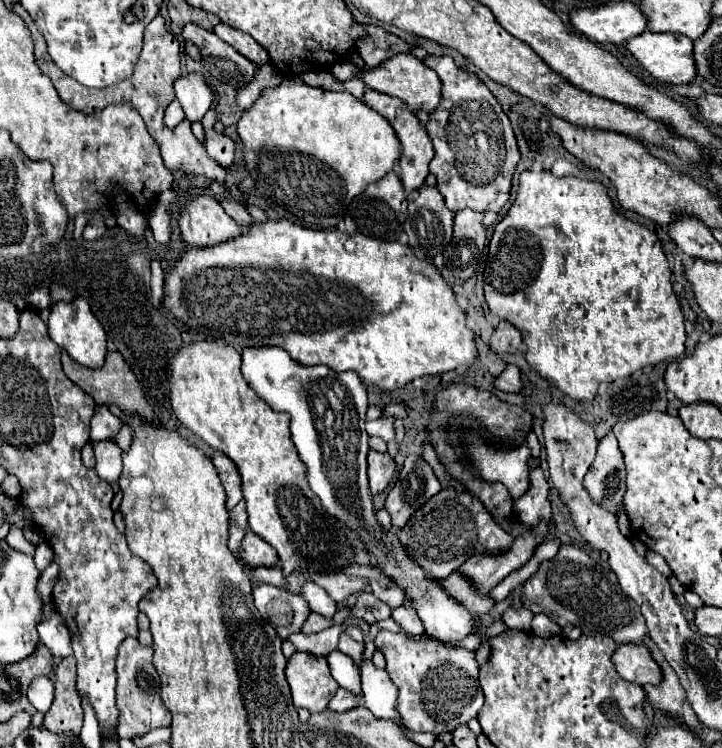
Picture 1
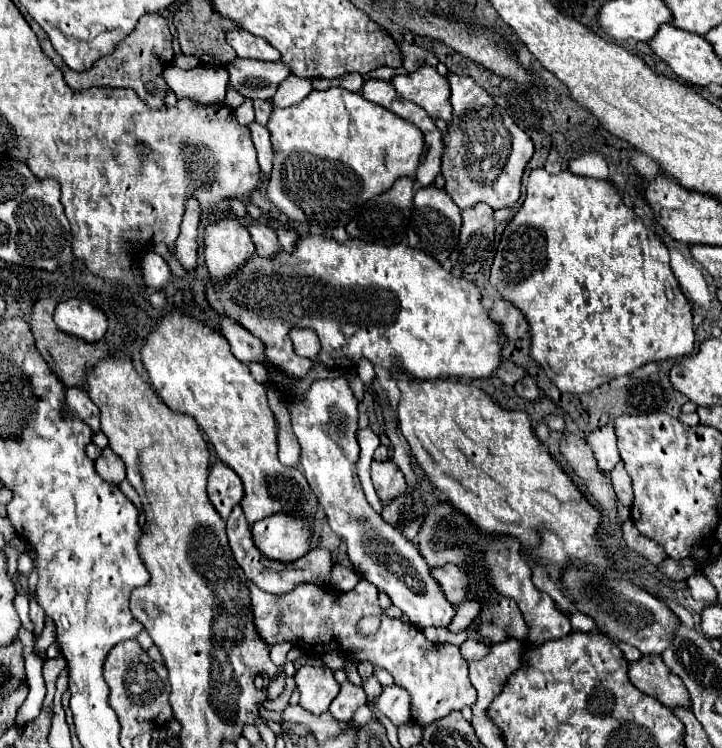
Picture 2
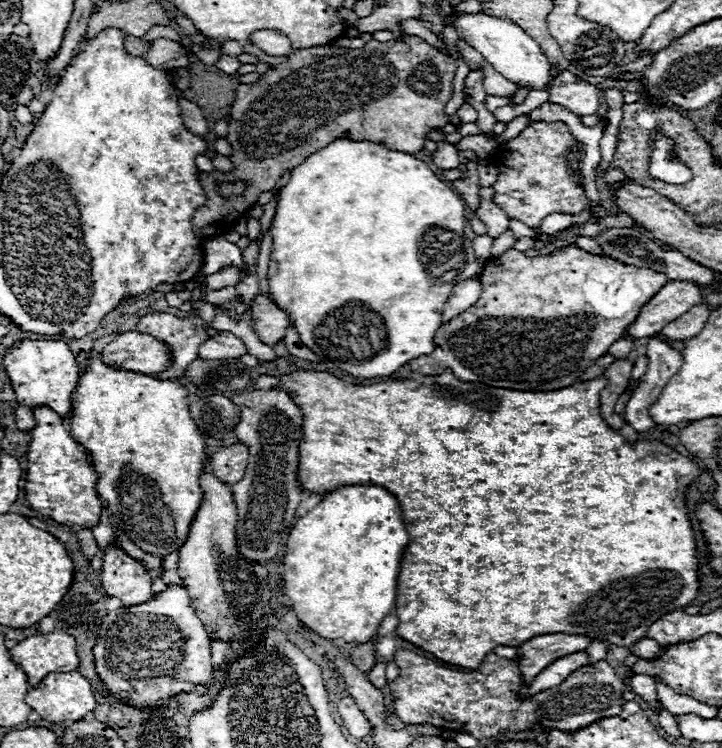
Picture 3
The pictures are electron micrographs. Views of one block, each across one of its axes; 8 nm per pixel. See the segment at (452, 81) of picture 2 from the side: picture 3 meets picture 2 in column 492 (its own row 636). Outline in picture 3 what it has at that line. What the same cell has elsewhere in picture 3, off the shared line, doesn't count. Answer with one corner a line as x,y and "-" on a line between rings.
170,584
164,592
152,596
144,604
124,606
110,612
104,618
100,628
100,638
94,646
96,672
102,676
104,686
114,692
116,698
136,706
162,706
172,694
190,692
196,684
206,684
212,678
212,656
210,656
210,640
202,620
196,616
196,610
190,604
190,596
184,586

